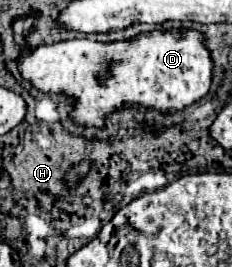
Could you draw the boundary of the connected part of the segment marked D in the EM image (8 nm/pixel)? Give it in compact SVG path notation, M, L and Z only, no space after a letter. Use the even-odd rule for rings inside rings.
M167 31L167 33L147 33L139 35L133 41L121 41L121 43L97 43L89 39L73 39L63 41L55 45L37 47L33 53L19 57L19 71L23 79L29 79L37 89L45 93L57 93L65 91L77 99L77 105L73 107L73 119L83 125L95 125L103 127L103 117L111 113L113 109L119 109L123 103L145 107L155 107L157 111L179 111L195 101L199 101L203 95L207 95L211 85L211 71L213 61L209 57L209 51L203 45L203 35L197 31ZM107 63L111 65L111 77L103 83L97 79L97 75L105 69Z

